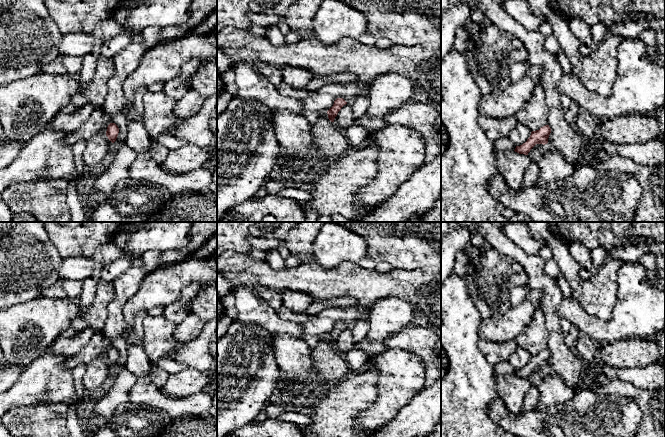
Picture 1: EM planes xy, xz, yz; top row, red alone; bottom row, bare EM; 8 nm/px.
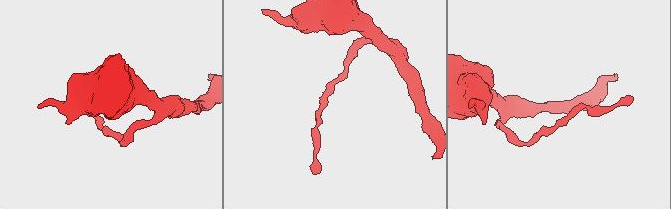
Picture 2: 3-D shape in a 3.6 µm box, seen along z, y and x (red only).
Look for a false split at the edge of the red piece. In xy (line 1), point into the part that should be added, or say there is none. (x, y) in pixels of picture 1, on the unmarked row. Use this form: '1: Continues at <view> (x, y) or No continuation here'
1: No continuation here

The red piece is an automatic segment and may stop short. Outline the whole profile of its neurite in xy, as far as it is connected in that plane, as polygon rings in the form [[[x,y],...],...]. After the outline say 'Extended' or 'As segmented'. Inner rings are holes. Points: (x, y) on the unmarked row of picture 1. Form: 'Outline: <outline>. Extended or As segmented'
Outline: [[[110,347],[107,351],[106,360],[112,367],[116,365],[118,357],[119,357],[118,350],[115,347]]]. As segmented

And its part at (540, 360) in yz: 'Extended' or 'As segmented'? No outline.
As segmented

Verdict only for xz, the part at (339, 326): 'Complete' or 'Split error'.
Complete

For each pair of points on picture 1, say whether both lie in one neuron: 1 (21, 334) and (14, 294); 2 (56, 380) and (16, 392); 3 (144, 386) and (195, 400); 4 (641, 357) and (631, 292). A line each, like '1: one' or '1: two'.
1: two
2: one
3: one
4: two

